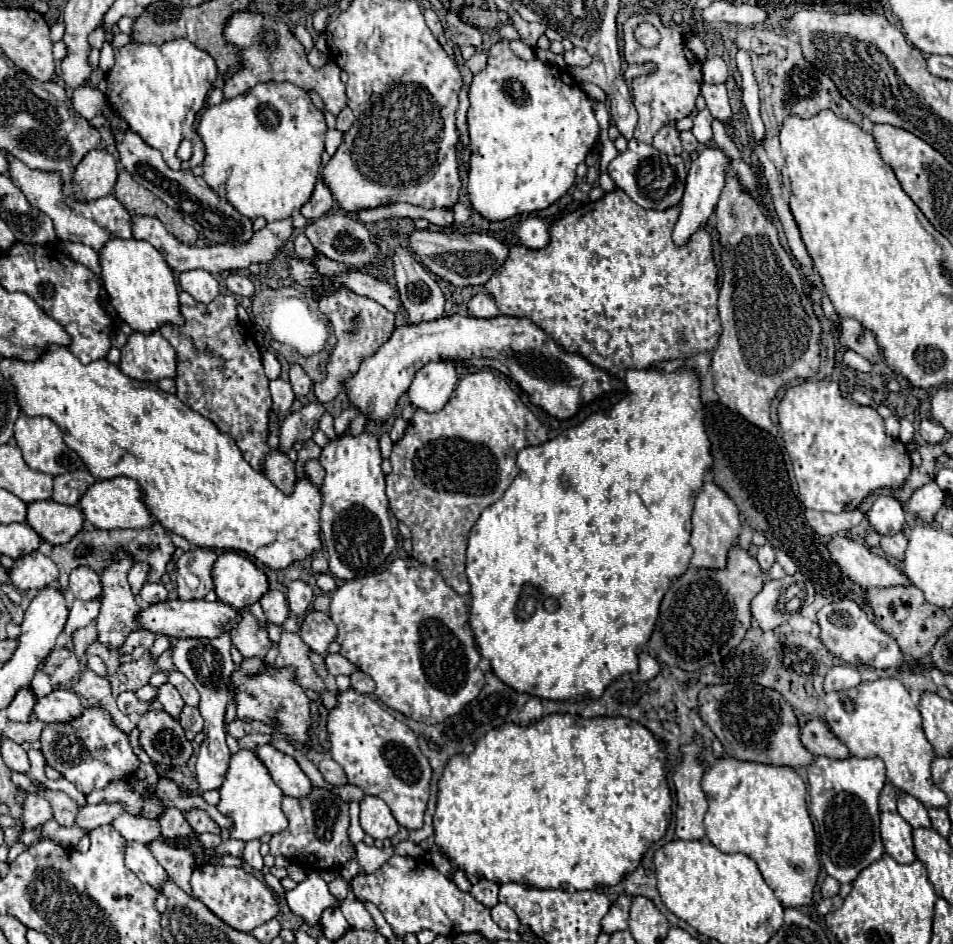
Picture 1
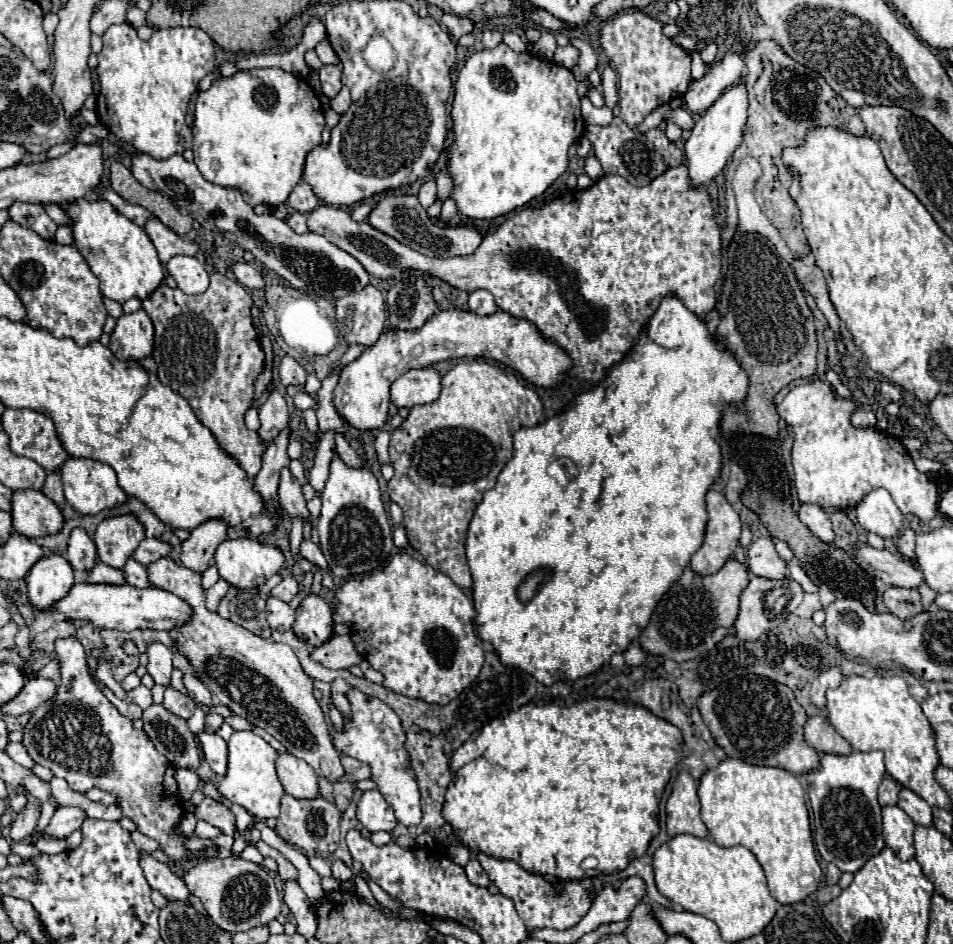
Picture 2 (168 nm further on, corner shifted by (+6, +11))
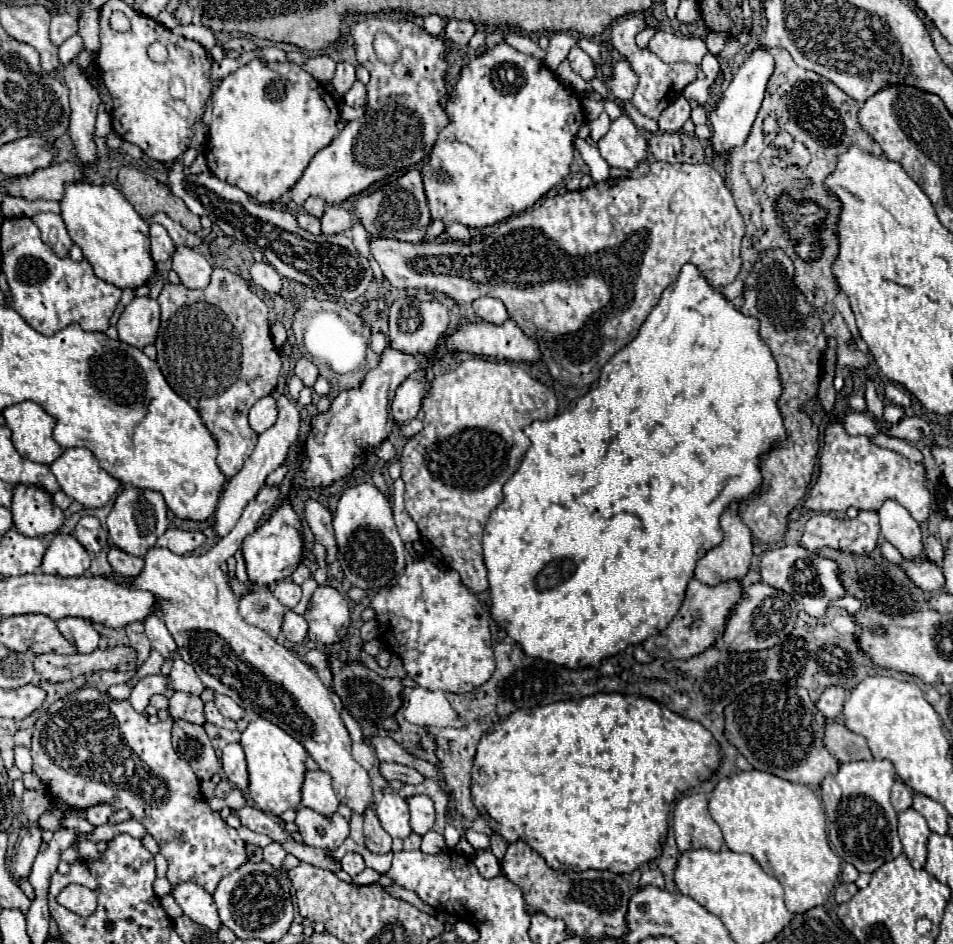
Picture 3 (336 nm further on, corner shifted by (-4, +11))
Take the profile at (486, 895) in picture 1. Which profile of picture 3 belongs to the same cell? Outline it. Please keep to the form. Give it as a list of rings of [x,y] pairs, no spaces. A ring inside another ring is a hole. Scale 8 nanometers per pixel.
[[[480,851],[474,859],[474,865],[484,879],[492,879],[492,877],[500,875],[500,863],[496,861],[496,857],[490,851]]]

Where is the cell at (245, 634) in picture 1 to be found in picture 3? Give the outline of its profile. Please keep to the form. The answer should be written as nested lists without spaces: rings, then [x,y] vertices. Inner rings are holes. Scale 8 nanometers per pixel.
[[[254,587],[240,599],[240,615],[250,623],[266,631],[270,637],[278,637],[282,627],[282,615],[286,607],[266,587]]]

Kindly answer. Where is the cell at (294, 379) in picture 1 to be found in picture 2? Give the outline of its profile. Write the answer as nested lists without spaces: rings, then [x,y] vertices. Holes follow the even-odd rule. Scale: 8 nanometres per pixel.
[[[284,357],[282,361],[280,361],[280,381],[284,383],[284,385],[294,385],[294,387],[304,387],[304,383],[306,383],[306,371],[302,369],[302,365],[296,361],[296,359],[292,359],[292,357]]]

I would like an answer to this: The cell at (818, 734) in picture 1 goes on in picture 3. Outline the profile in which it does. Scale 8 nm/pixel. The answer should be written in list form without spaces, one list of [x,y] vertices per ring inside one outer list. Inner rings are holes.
[[[828,723],[824,733],[824,747],[840,761],[860,761],[870,759],[870,749],[866,745],[866,739],[846,729],[842,723]]]

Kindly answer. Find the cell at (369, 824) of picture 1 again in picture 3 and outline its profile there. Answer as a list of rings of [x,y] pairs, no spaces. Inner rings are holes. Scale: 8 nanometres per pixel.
[[[386,791],[384,797],[380,801],[374,803],[376,809],[376,817],[380,819],[380,825],[386,833],[390,833],[392,837],[408,837],[410,835],[410,823],[408,823],[408,803],[404,797]]]

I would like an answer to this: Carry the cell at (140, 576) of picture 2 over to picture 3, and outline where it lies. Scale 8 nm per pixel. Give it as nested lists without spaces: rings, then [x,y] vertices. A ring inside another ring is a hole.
[[[110,547],[108,551],[108,561],[112,565],[112,569],[124,577],[138,577],[142,573],[142,567],[144,567],[144,559],[140,557],[132,557],[116,547]]]

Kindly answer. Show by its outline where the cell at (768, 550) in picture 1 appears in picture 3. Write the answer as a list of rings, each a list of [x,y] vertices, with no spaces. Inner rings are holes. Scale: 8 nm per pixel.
[[[784,545],[784,547],[768,549],[762,555],[760,575],[762,575],[764,583],[792,595],[798,601],[798,607],[804,609],[812,617],[822,617],[826,607],[834,599],[838,599],[838,597],[842,597],[846,593],[842,583],[838,581],[838,565],[834,561],[830,561],[830,559],[818,557],[816,553],[806,551],[800,545]],[[794,573],[796,573],[796,579],[792,579]]]

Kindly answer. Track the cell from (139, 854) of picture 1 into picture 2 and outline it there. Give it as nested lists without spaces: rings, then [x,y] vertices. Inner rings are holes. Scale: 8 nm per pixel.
[[[142,853],[142,869],[152,889],[160,891],[168,901],[182,901],[190,905],[190,891],[186,883],[178,875],[174,875],[174,871],[166,863],[152,859],[150,853]]]

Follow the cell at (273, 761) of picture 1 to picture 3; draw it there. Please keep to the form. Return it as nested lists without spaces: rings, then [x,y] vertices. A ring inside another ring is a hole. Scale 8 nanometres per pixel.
[[[306,771],[302,783],[302,805],[322,815],[332,815],[338,809],[338,797],[332,789],[332,779],[324,771]]]

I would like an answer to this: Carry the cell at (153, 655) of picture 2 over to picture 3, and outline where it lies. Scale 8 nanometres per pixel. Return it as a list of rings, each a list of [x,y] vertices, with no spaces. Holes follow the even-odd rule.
[[[156,615],[146,617],[144,627],[146,627],[146,635],[152,643],[152,649],[156,649],[164,659],[176,655],[176,643],[160,617],[156,617]]]

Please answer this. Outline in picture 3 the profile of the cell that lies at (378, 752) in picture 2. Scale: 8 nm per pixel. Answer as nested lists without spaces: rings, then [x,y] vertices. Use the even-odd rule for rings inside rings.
[[[412,795],[406,799],[410,809],[410,825],[412,831],[424,835],[434,825],[434,805],[428,795]]]

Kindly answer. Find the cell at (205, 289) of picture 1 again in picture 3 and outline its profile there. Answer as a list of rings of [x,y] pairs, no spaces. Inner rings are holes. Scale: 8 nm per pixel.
[[[178,247],[172,257],[172,269],[188,289],[204,289],[212,277],[212,265],[204,255],[190,247]]]

